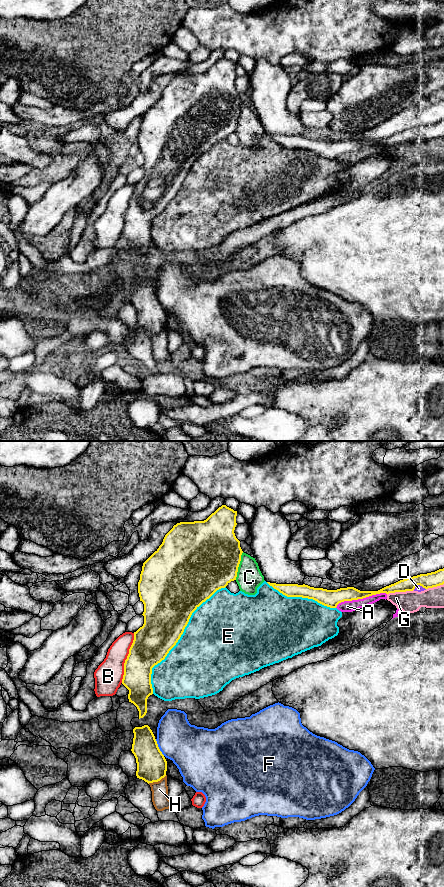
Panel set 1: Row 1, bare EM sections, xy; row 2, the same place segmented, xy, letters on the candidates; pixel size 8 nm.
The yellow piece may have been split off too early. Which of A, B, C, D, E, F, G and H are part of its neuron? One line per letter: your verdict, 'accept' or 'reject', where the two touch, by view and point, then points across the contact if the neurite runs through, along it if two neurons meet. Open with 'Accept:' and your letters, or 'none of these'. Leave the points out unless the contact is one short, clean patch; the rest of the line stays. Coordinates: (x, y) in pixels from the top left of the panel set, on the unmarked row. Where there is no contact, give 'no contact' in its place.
Accept: none of these
A: reject; meets yellow in xy at (360, 150); border along xy (386, 145), (376, 145), (362, 150), (344, 152), (335, 159)
B: reject; meets yellow in xy at (127, 210)
C: reject; meets yellow in xy at (238, 118)
D: reject; meets yellow in xy at (419, 136)
E: reject; meets yellow in xy at (179, 190)
F: reject; meets yellow in xy at (158, 299)
G: reject; meets yellow in xy at (400, 143)
H: reject; meets yellow in xy at (157, 333)

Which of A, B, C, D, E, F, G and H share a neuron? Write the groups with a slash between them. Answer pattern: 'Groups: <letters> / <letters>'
Groups: A G / B / C D / E / F / H

